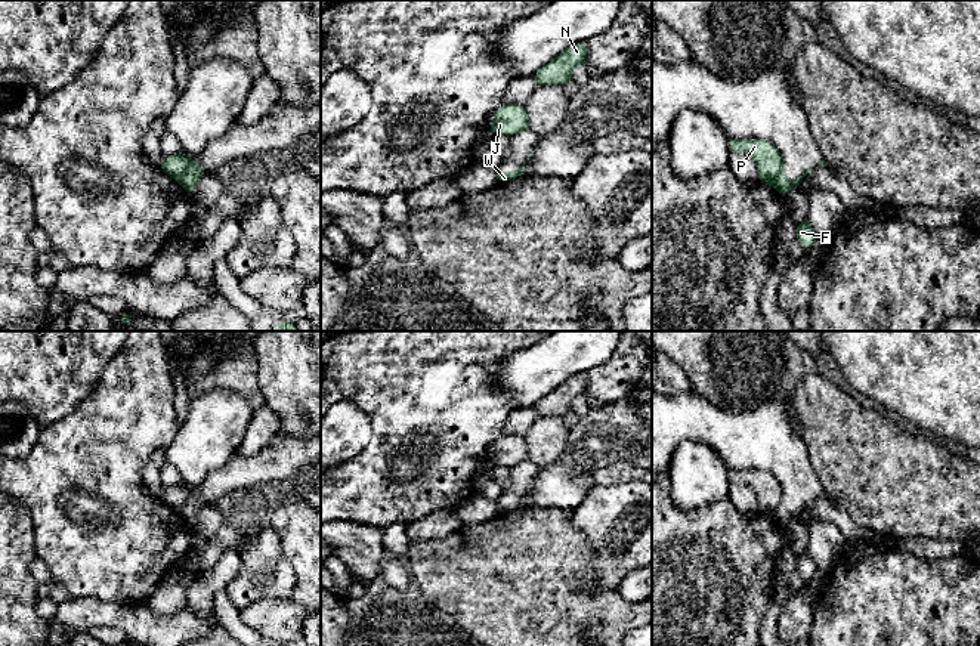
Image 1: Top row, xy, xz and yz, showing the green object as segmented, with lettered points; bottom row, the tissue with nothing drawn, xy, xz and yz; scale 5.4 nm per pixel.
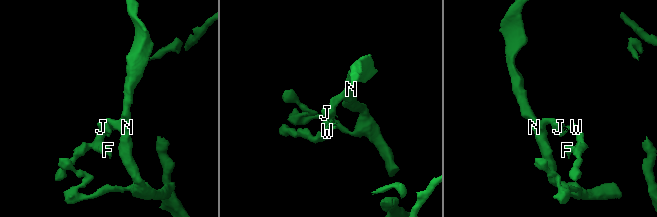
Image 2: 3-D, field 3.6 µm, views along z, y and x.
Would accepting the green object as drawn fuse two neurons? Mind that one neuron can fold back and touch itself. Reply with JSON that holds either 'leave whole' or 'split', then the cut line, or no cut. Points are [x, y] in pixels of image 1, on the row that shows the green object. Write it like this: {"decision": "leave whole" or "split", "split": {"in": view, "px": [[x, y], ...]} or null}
{"decision": "split", "split": {"in": "yz", "px": [[782, 166], [775, 186]]}}

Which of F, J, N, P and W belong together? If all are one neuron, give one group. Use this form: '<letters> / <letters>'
F W / J N P

